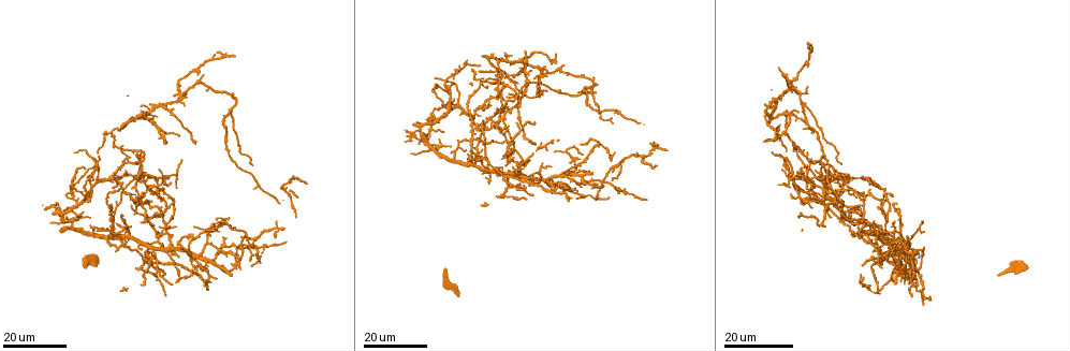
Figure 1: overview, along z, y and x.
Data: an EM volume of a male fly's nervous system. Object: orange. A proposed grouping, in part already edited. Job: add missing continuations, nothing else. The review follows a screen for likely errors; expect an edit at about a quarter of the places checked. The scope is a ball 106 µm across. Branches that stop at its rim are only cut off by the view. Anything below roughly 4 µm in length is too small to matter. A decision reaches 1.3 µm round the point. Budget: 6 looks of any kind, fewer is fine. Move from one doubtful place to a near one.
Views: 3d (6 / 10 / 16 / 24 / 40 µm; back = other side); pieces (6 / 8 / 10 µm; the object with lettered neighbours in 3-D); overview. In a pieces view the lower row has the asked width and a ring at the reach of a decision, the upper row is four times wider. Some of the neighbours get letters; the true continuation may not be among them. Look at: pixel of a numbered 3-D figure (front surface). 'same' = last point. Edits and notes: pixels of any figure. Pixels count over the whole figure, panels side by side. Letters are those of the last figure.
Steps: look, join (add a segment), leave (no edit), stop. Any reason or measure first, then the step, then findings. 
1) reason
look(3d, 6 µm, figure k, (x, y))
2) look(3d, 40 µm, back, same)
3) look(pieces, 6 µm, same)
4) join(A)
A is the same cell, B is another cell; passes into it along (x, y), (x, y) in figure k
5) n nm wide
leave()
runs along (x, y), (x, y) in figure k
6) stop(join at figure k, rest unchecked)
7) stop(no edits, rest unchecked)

branch stops here
look(3d, 24 µm, figure 1, (580, 158))

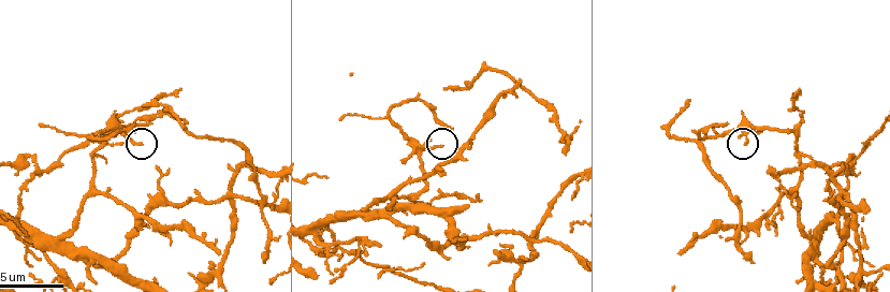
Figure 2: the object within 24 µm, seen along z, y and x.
look(pieces, 6 µm, figure 2, (143, 144))

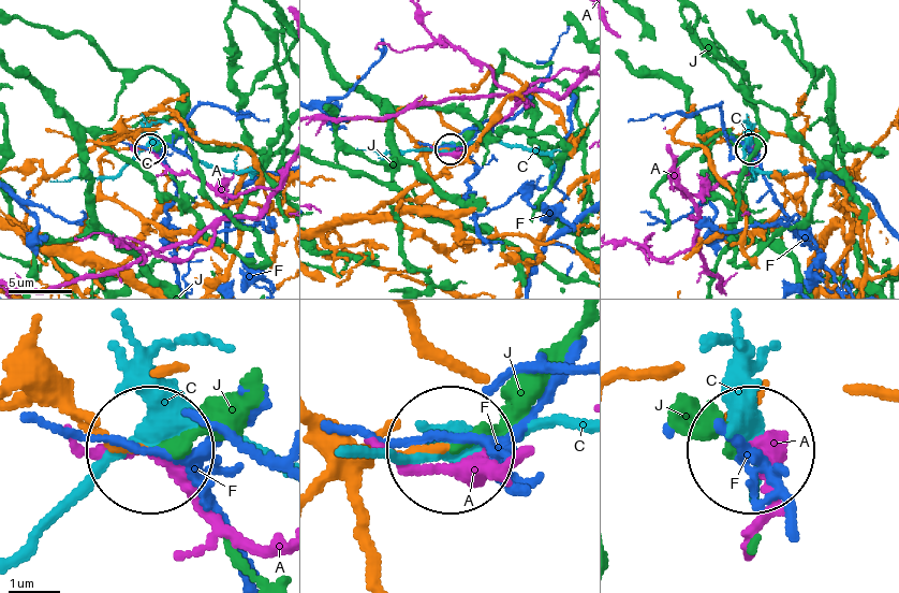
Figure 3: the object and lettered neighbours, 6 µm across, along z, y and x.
leave()
A, C, F and J are other cells; no lettered segment goes on from it

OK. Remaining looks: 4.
free end
look(3d, 24 µm, figure 1, (467, 142))

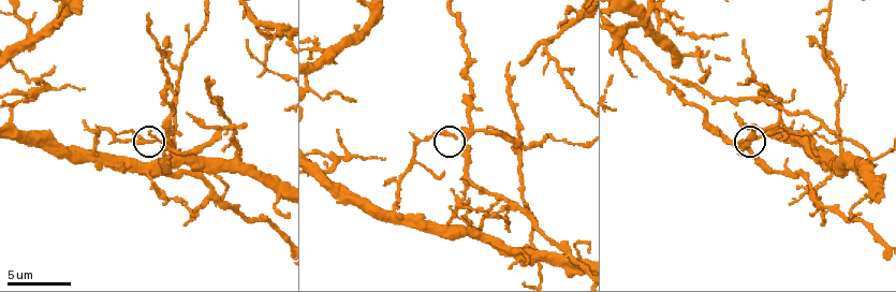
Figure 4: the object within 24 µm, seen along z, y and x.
what lies round it
look(pieces, 10 µm, figure 4, (454, 136))

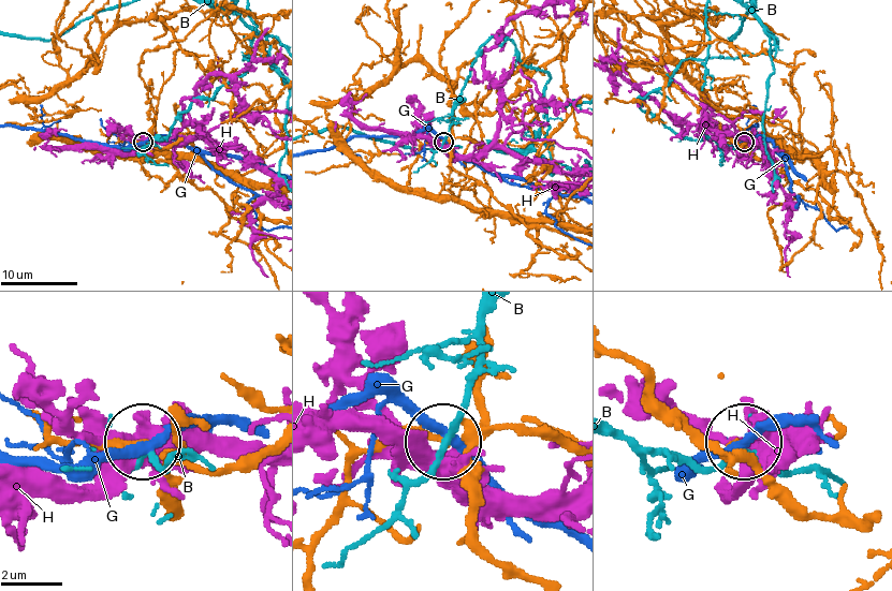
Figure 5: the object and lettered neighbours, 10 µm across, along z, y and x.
leave()
B, G and H are other cells; runs along (457, 186), (423, 195), (408, 183), (421, 147), (441, 141) in figure 5; none of them fits

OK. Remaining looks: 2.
look(pieces, 8 µm, figure 4, (824, 224))

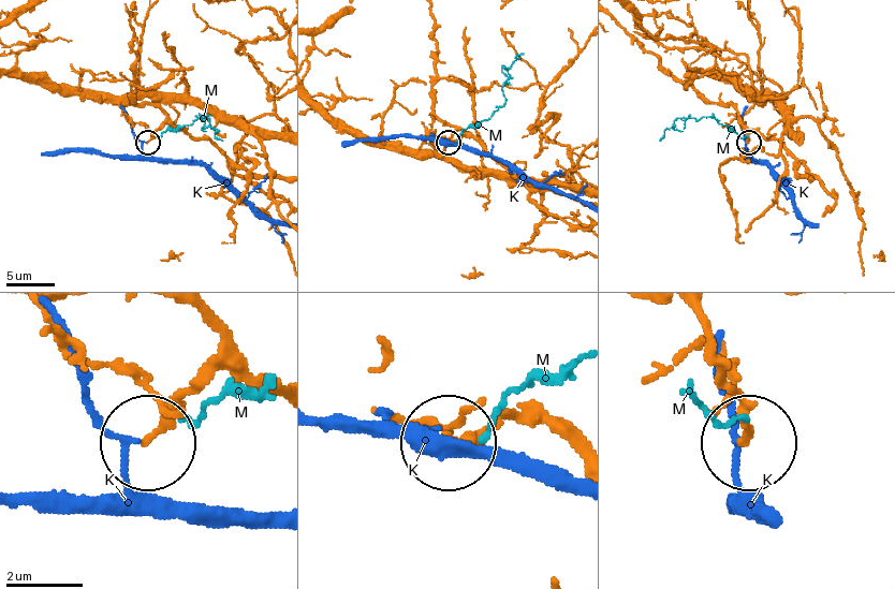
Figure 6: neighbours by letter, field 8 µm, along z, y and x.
leave()
K and M are other cells; runs along (640, 44), (706, 99), (731, 105), (749, 142) in figure 6; no lettered segment goes on from it

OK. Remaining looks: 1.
stop(no edits, rest unchecked)

